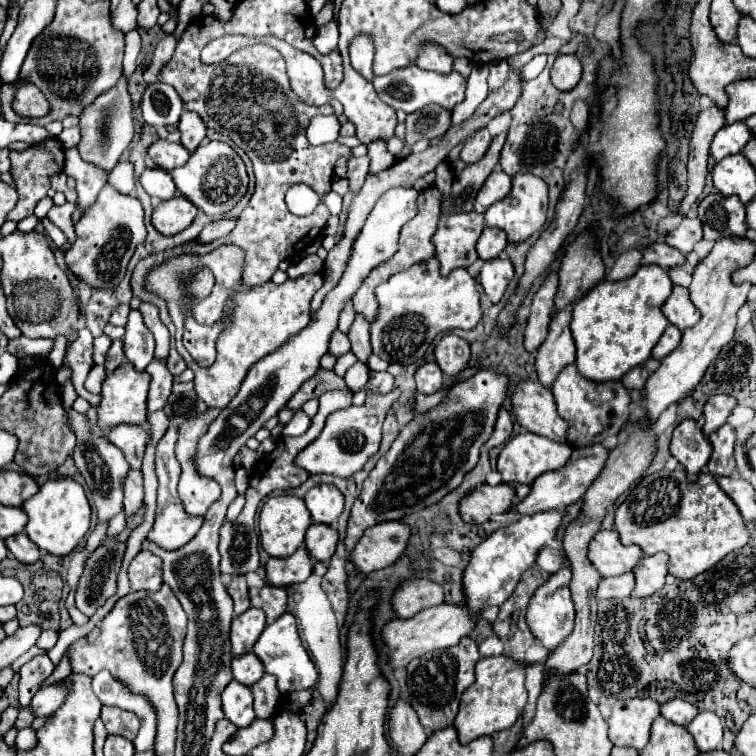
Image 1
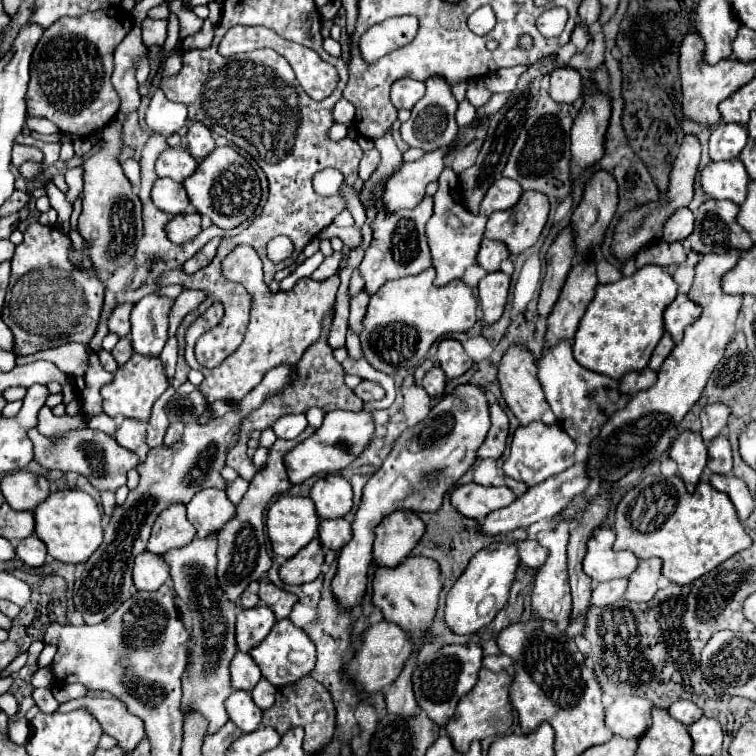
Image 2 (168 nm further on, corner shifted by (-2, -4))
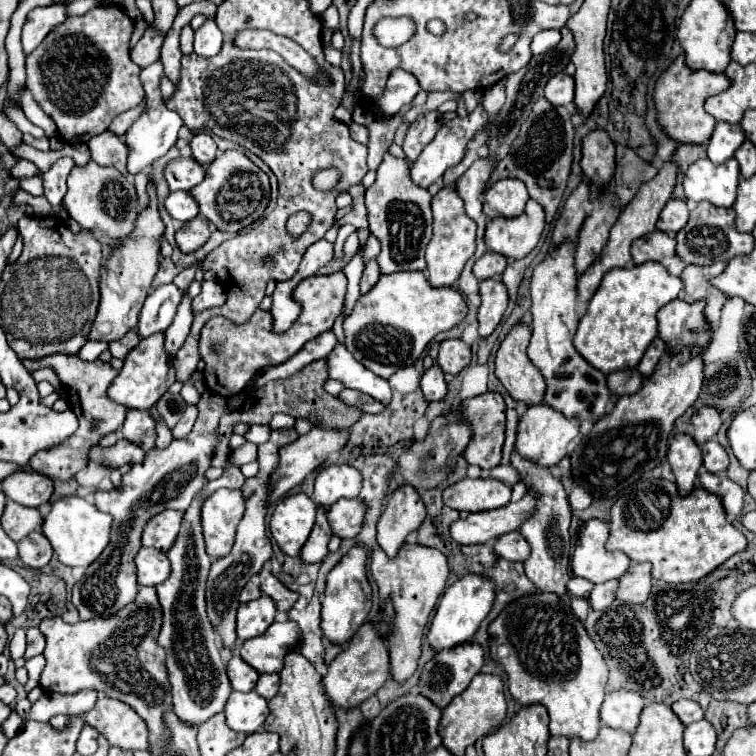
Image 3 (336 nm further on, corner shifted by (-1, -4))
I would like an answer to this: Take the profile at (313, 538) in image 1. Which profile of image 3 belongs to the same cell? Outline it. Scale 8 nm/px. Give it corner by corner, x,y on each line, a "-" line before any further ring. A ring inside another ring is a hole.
338,501
328,509
328,523
332,533
340,539
354,539
360,533
362,519
364,519
364,505
356,501

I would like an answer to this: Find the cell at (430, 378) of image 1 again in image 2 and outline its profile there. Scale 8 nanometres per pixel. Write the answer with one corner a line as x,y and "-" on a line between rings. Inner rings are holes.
433,367
433,369
429,369
425,373
421,385
429,393
429,397
443,397
443,393
445,393
445,381
447,381
447,377
445,377
443,369
441,367

